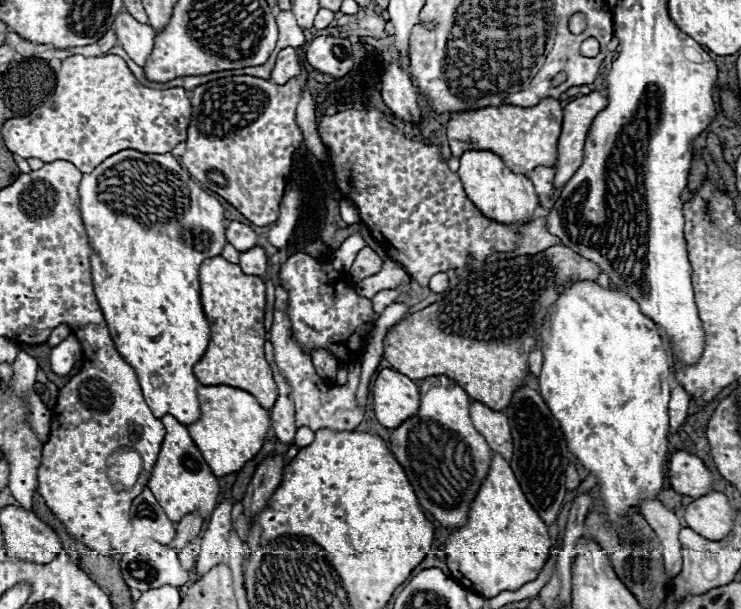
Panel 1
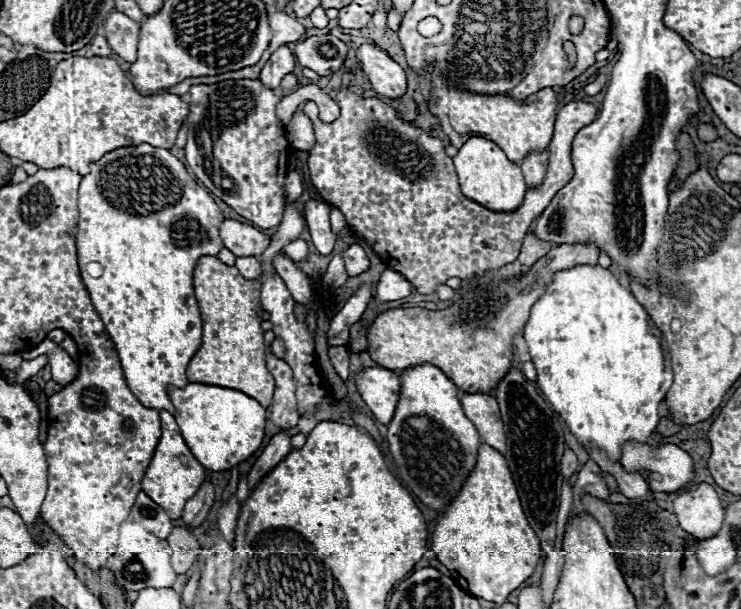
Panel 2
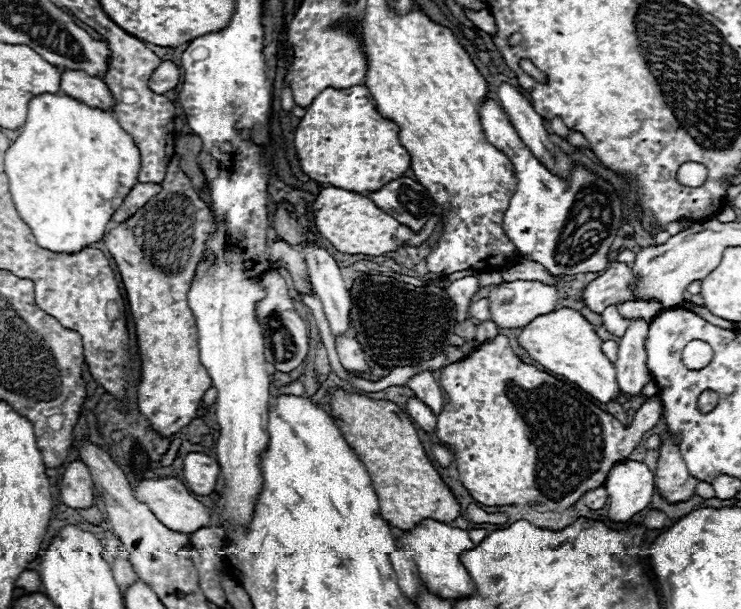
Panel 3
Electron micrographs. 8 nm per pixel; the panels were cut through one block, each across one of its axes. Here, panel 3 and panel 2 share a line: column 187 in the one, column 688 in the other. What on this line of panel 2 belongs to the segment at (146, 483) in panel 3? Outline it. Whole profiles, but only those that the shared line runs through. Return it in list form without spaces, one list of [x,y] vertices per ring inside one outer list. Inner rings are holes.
[[[692,484],[674,498],[674,516],[694,538],[712,538],[724,520],[724,508],[710,484]]]

